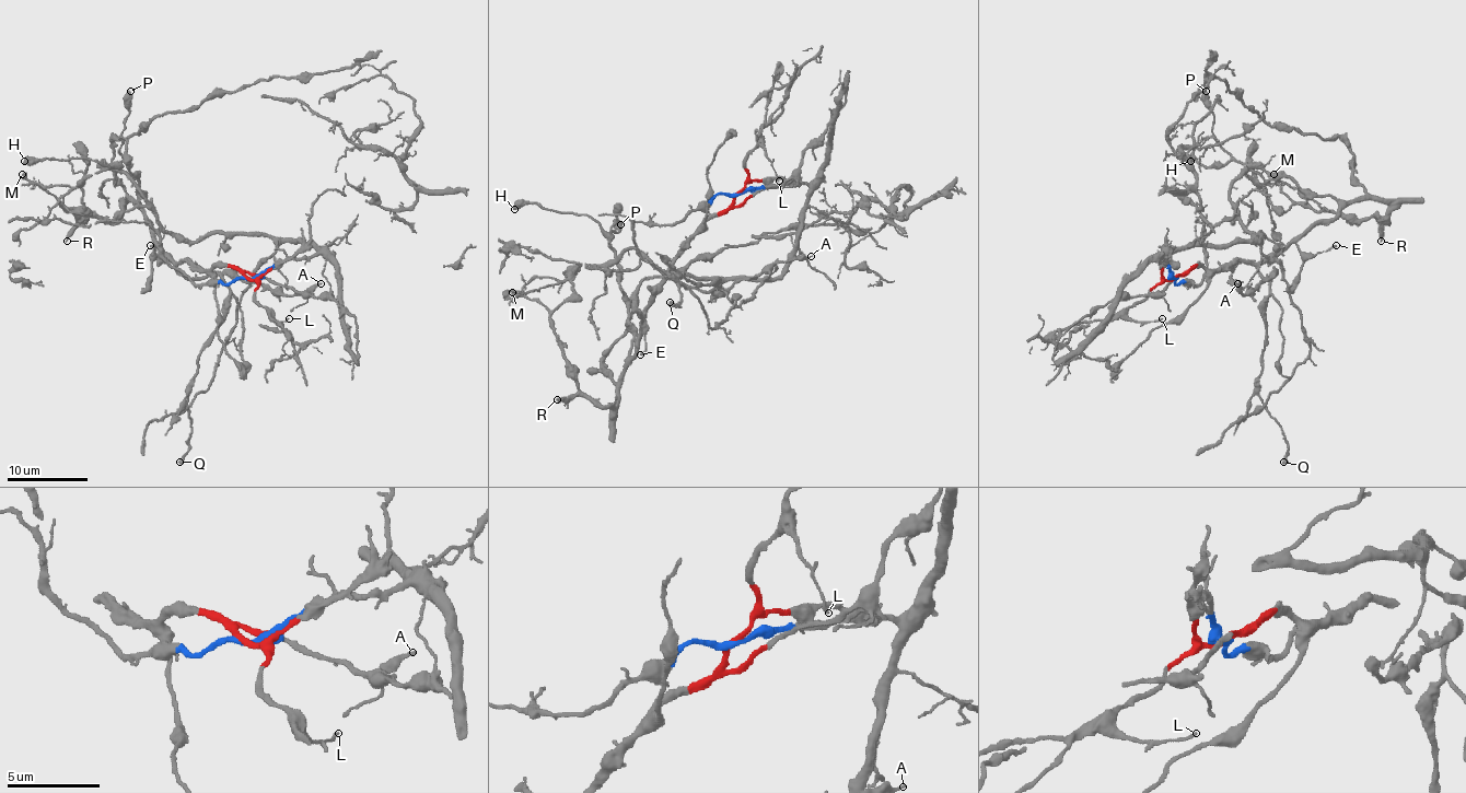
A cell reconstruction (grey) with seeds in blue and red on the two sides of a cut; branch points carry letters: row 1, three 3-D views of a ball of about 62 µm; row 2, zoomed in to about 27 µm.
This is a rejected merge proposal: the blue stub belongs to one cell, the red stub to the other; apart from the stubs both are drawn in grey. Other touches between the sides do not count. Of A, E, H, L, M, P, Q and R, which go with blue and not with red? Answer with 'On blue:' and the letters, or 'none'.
On blue: none

